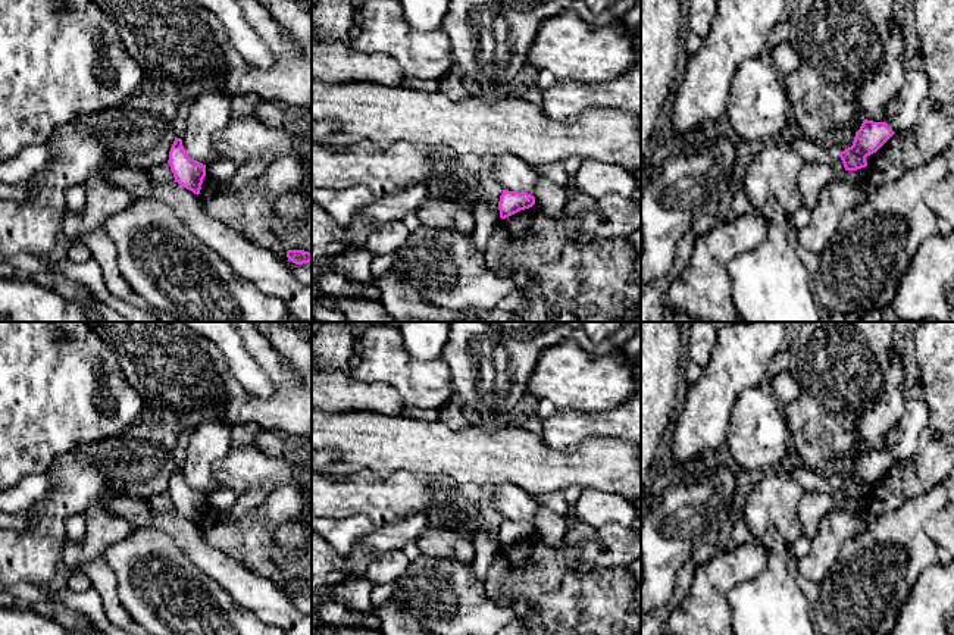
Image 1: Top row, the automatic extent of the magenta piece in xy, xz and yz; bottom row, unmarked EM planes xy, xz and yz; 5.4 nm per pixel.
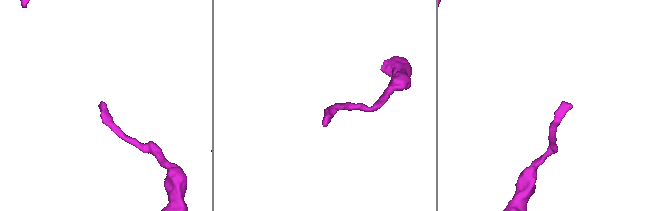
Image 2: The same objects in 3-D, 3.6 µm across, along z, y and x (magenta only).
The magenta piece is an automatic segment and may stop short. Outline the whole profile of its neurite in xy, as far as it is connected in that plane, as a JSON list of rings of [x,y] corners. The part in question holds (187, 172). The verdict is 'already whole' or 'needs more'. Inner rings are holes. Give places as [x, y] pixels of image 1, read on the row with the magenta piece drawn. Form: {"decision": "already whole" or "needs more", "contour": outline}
{"decision": "already whole", "contour": [[[175,137],[168,163],[173,173],[175,182],[198,195],[206,176],[206,165],[191,159],[187,154],[181,138]]]}

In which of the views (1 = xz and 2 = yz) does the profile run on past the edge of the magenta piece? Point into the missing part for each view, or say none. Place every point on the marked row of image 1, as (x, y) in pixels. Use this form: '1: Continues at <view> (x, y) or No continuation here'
1: No continuation here
2: No continuation here

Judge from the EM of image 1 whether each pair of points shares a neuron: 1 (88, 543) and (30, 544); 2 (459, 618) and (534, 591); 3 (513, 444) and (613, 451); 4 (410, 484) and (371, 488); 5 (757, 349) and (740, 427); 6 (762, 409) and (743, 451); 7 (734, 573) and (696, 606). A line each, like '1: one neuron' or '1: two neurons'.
1: two neurons
2: two neurons
3: one neuron
4: one neuron
5: two neurons
6: one neuron
7: one neuron

